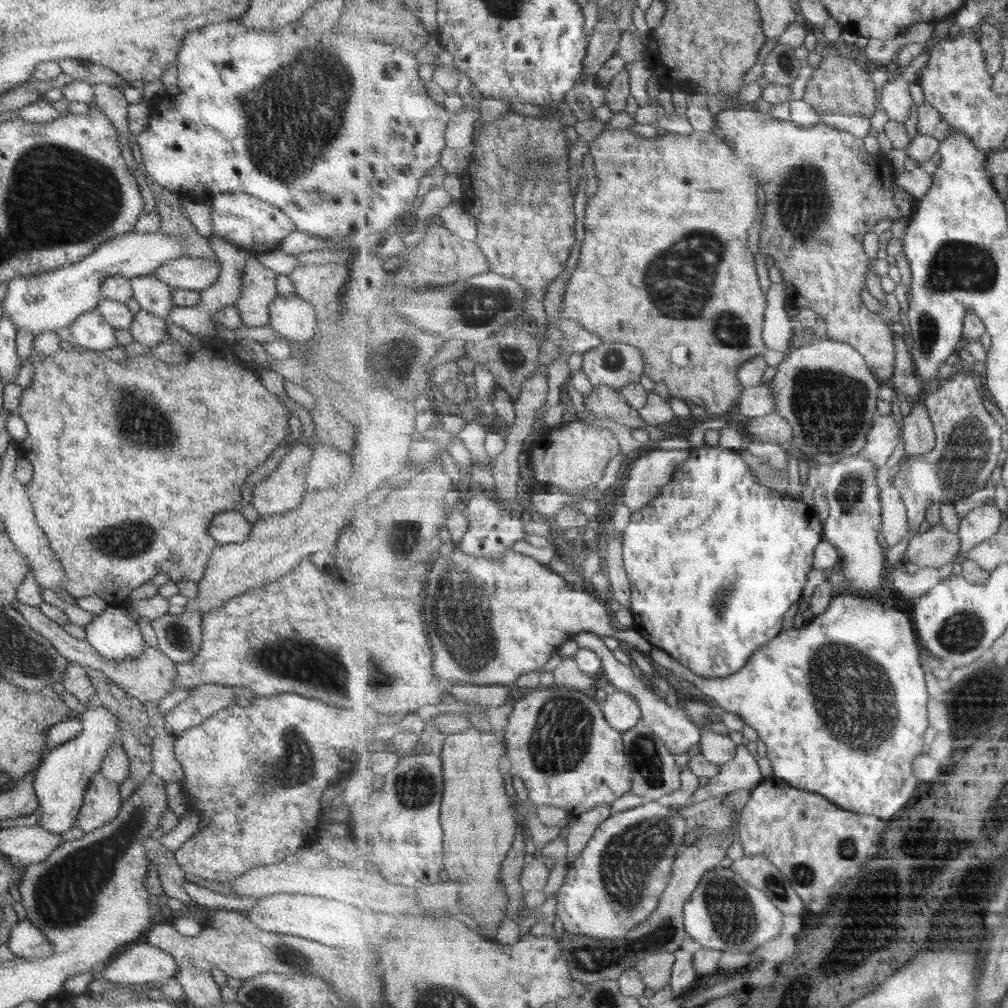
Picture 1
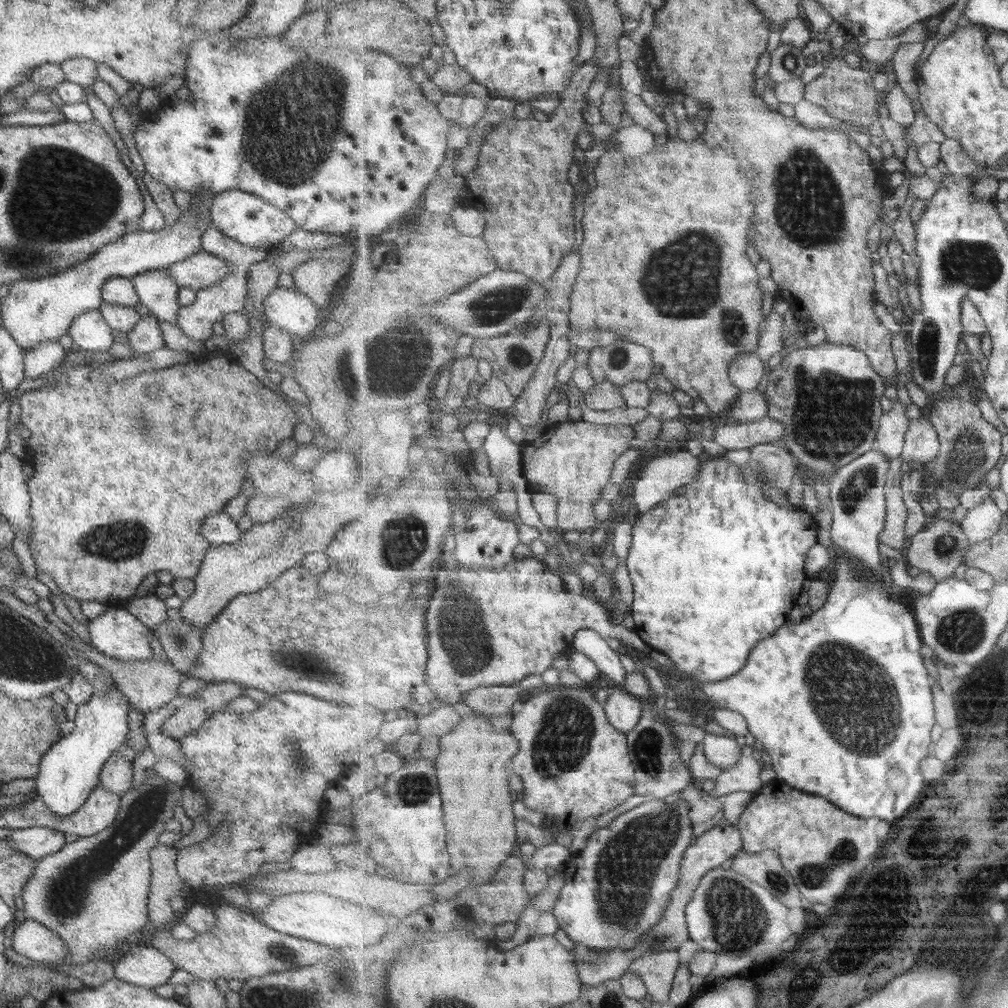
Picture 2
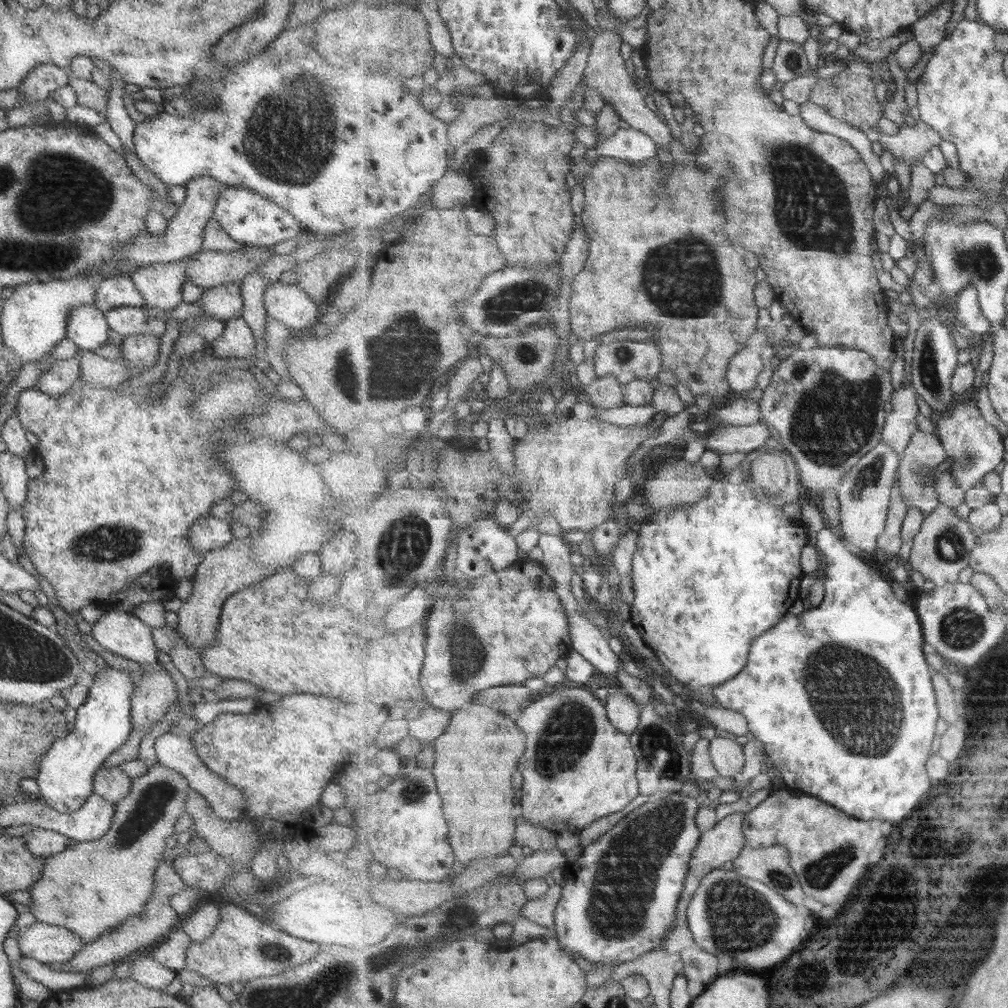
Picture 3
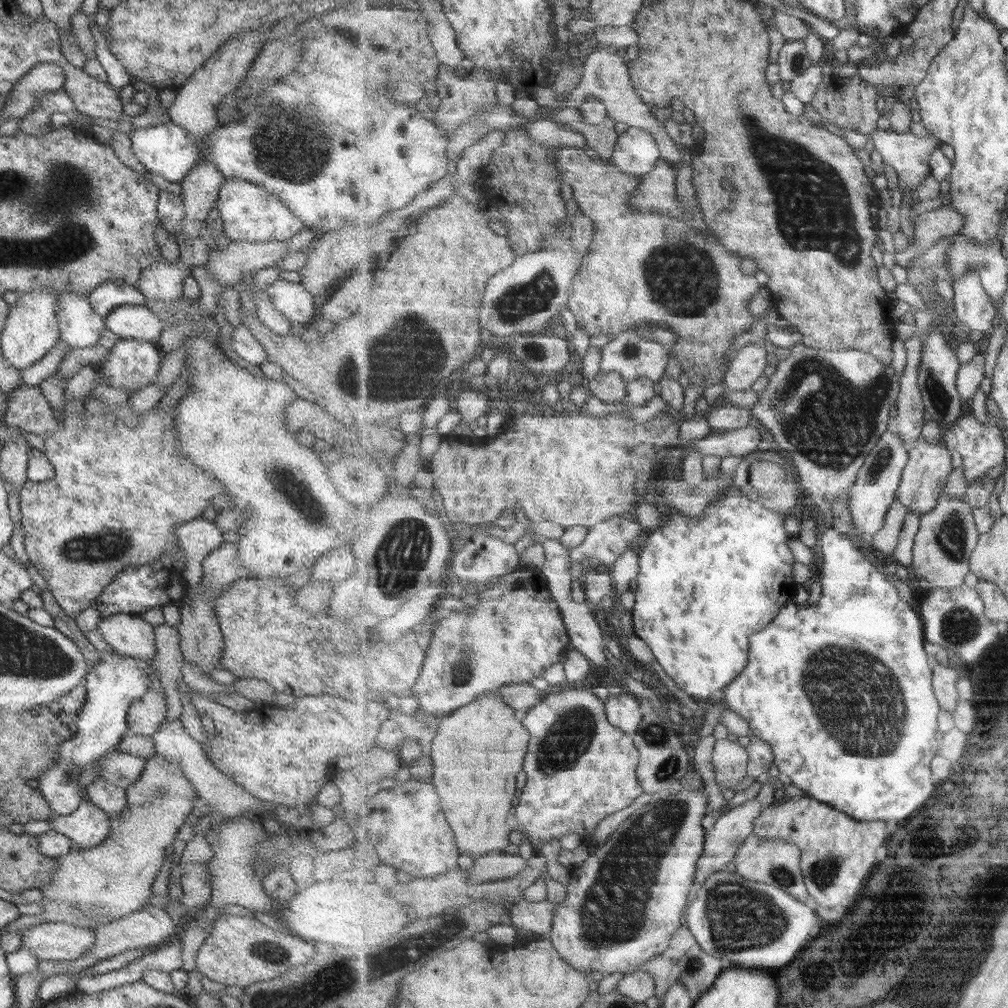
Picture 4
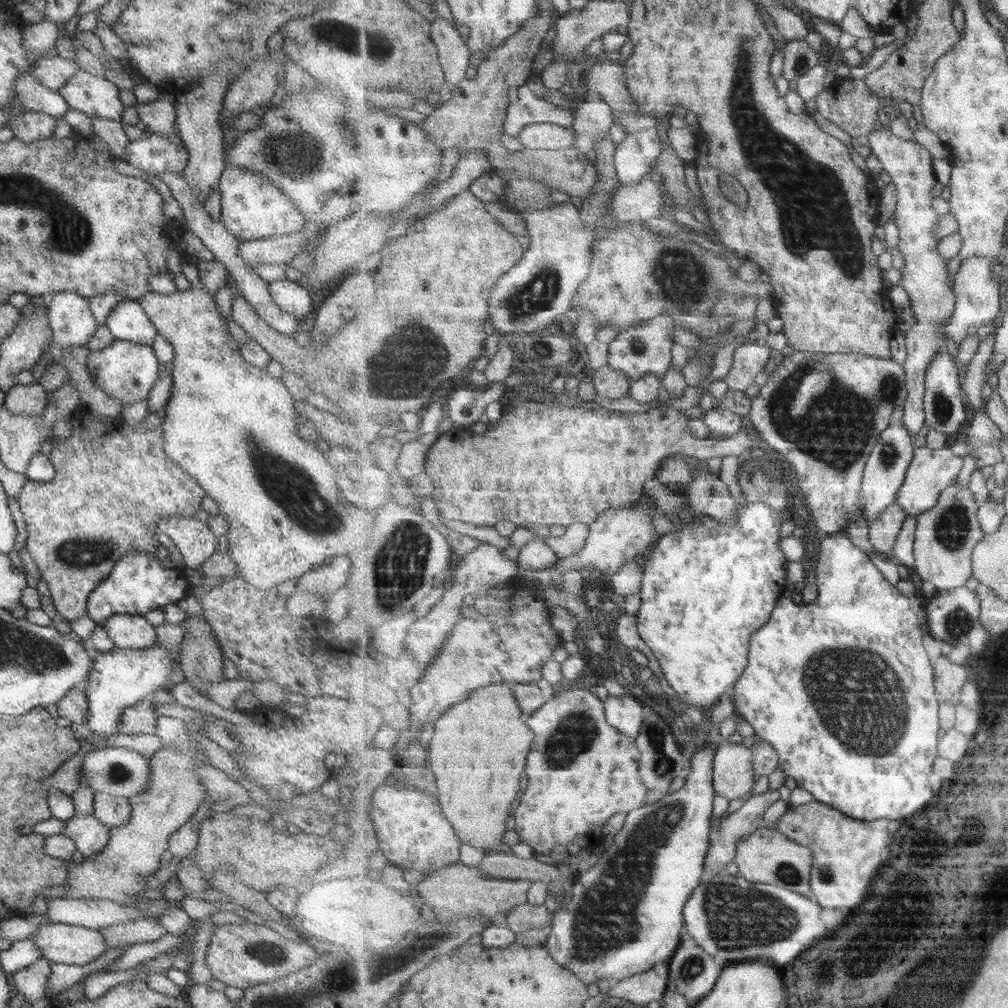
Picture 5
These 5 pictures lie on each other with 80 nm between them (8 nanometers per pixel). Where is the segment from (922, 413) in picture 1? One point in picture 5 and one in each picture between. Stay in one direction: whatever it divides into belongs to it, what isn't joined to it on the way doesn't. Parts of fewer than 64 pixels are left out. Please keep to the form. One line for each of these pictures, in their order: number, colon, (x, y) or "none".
2: (922, 444)
3: (925, 453)
4: (923, 480)
5: (932, 472)

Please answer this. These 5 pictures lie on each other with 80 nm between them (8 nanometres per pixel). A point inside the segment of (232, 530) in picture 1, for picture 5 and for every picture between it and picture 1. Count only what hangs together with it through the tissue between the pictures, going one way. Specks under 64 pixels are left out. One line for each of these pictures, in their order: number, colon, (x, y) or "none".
2: (217, 529)
3: (206, 533)
4: (196, 538)
5: (191, 537)

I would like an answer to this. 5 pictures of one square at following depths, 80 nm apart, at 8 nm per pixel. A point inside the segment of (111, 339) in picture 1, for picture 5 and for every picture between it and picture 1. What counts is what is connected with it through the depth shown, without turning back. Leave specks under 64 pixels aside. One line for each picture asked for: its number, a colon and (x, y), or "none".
2: (89, 331)
3: (85, 326)
4: (78, 326)
5: (69, 319)

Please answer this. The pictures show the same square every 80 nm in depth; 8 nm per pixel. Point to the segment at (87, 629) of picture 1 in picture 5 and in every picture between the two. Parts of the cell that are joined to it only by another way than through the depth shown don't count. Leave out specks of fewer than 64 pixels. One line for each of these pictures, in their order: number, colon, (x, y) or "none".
2: (115, 633)
3: (121, 633)
4: (129, 635)
5: (127, 631)

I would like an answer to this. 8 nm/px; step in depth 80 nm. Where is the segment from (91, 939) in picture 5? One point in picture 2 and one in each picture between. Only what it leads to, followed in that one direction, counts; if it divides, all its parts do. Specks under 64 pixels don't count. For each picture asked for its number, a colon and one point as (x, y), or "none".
2: (30, 939)
3: (47, 944)
4: (63, 942)

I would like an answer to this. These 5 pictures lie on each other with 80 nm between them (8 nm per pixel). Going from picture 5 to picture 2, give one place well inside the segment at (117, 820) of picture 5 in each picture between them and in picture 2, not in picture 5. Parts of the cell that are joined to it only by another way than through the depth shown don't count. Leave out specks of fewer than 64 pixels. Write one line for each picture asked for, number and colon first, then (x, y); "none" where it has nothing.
2: (115, 775)
3: (111, 784)
4: (111, 799)

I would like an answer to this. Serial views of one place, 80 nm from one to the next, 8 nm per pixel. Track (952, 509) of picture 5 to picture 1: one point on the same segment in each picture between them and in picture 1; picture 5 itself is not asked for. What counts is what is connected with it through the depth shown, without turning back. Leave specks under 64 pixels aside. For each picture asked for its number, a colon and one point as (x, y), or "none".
1: (937, 547)
2: (941, 547)
3: (941, 551)
4: (948, 535)

